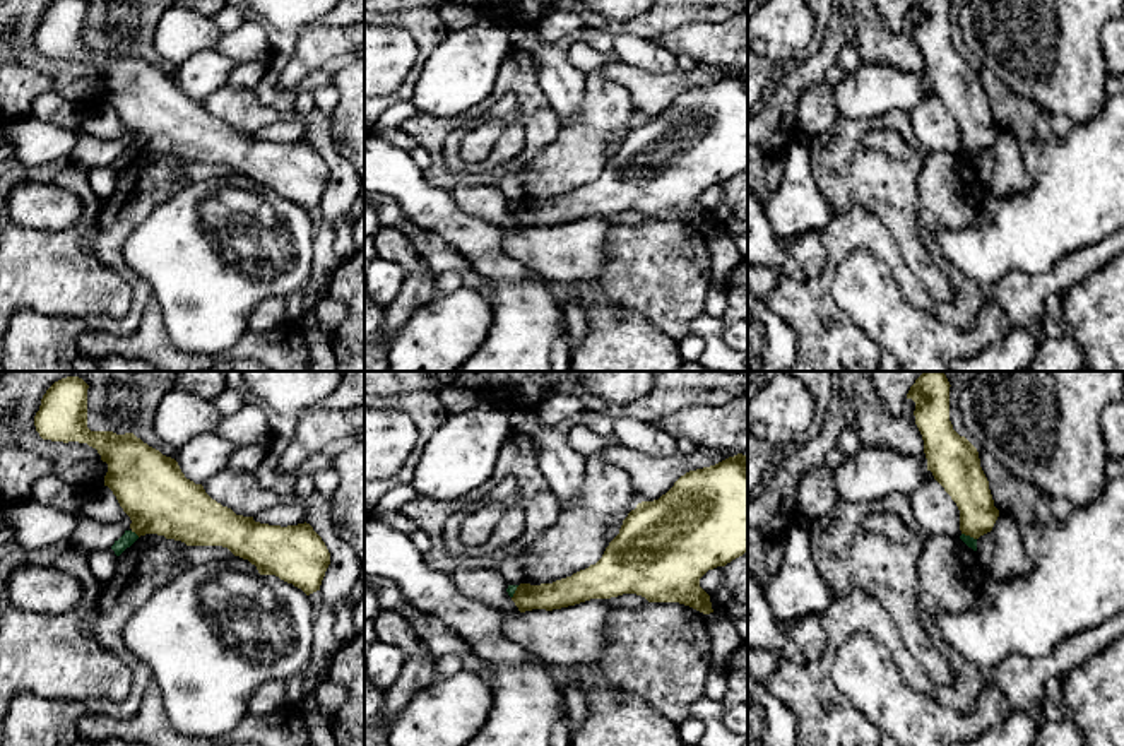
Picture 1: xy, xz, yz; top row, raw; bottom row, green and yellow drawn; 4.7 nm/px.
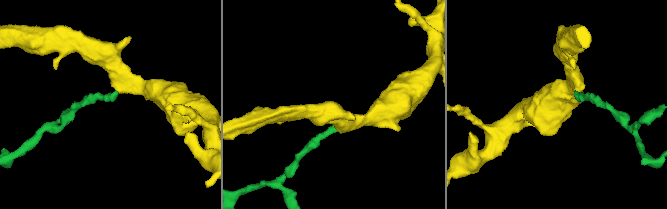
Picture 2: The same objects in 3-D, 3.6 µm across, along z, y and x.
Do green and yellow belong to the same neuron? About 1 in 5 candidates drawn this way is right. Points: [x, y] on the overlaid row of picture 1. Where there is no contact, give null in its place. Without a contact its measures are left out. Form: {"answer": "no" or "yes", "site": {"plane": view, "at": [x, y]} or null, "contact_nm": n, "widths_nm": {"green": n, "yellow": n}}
{"answer": "no", "site": {"plane": "xy", "at": [134, 532]}, "contact_nm": 50, "widths_nm": {"green": 70, "yellow": 320}}

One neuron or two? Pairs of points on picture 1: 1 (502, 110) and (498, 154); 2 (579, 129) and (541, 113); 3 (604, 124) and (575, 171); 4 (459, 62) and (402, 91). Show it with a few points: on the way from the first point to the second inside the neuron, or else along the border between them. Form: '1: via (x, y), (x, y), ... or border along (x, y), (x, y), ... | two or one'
1: via (510, 120), (508, 144) | one
2: border along (562, 124), (556, 137), (534, 153) | two
3: via (592, 136), (579, 149), (575, 159) | one
4: border along (433, 48), (409, 98) | two

